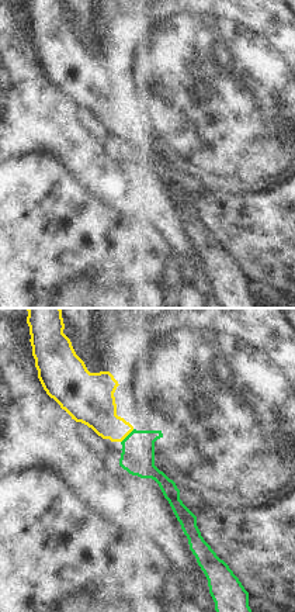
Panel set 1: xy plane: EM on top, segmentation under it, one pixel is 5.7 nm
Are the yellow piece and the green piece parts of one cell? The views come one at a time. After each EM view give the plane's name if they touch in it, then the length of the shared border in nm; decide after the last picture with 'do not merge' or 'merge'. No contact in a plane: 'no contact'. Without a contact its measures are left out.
meets yellow in xy; contact 110 nm long

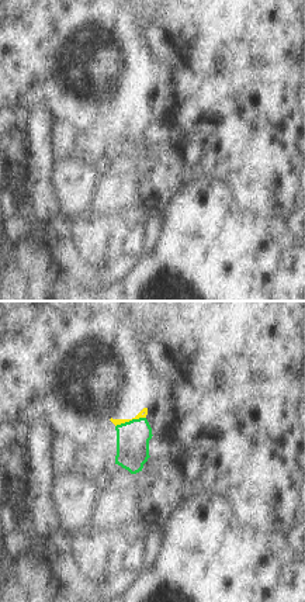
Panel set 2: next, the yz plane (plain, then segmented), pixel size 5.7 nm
meets yellow in yz; contact 190 nm long

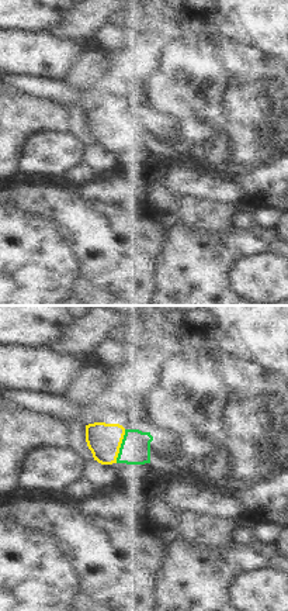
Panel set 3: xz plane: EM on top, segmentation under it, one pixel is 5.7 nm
meets yellow in xz; contact 200 nm long

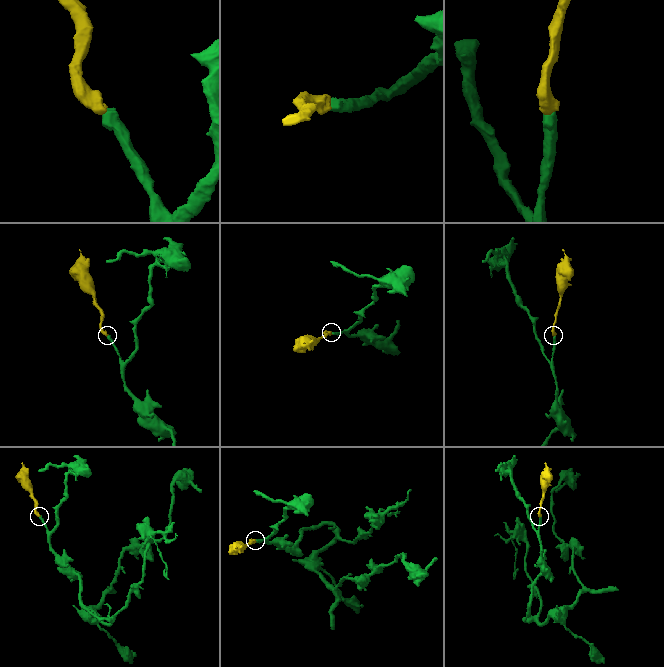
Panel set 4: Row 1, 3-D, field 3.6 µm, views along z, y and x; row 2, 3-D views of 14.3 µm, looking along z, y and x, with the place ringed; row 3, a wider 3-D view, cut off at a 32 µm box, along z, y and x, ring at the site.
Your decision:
merge

